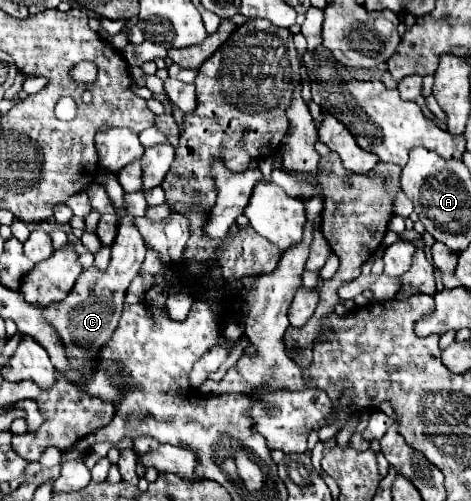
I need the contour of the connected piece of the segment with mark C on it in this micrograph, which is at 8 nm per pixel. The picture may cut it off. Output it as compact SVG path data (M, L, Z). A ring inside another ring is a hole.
M102 169L102 173L104 173L104 183L106 183L104 185L106 193L110 195L110 199L116 207L116 213L120 217L118 235L112 245L110 265L106 269L98 269L98 267L84 269L82 275L78 277L74 289L70 291L70 295L62 303L56 303L54 307L46 307L42 311L42 317L46 317L46 321L54 327L54 331L58 331L56 335L62 337L60 343L66 347L66 355L70 357L70 367L74 367L84 379L90 379L90 375L94 375L96 363L100 359L100 351L102 351L102 347L108 345L112 333L118 327L126 289L132 283L132 279L138 275L138 269L140 269L140 265L144 261L144 253L146 253L144 239L142 239L140 231L136 229L136 225L130 221L128 211L124 209L124 189L120 187L120 183L112 171Z

